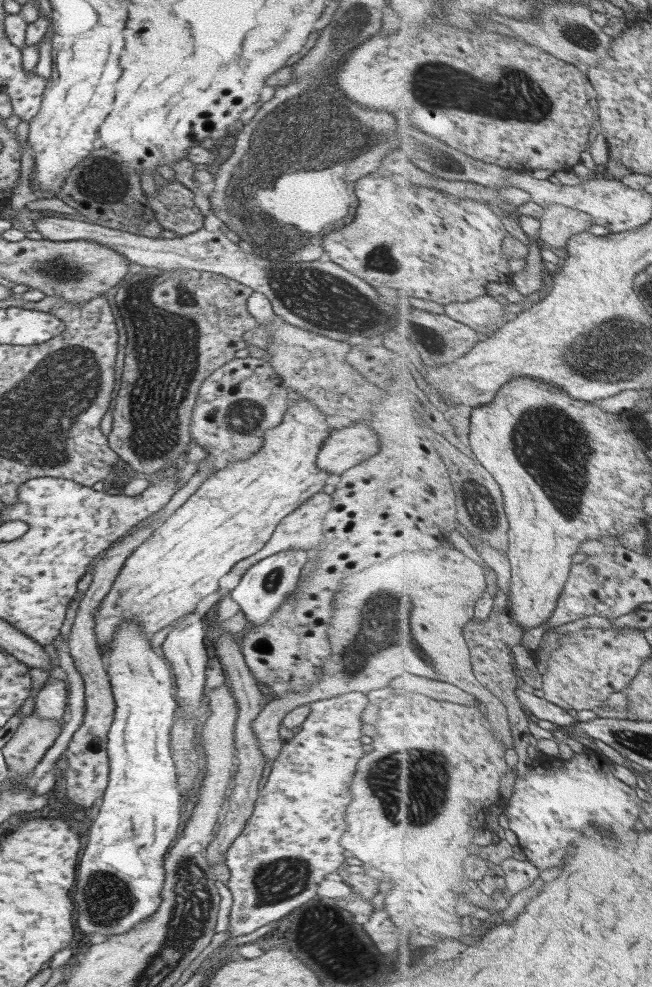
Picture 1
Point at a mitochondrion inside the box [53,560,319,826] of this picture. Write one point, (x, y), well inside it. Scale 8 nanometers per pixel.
(275, 577)

